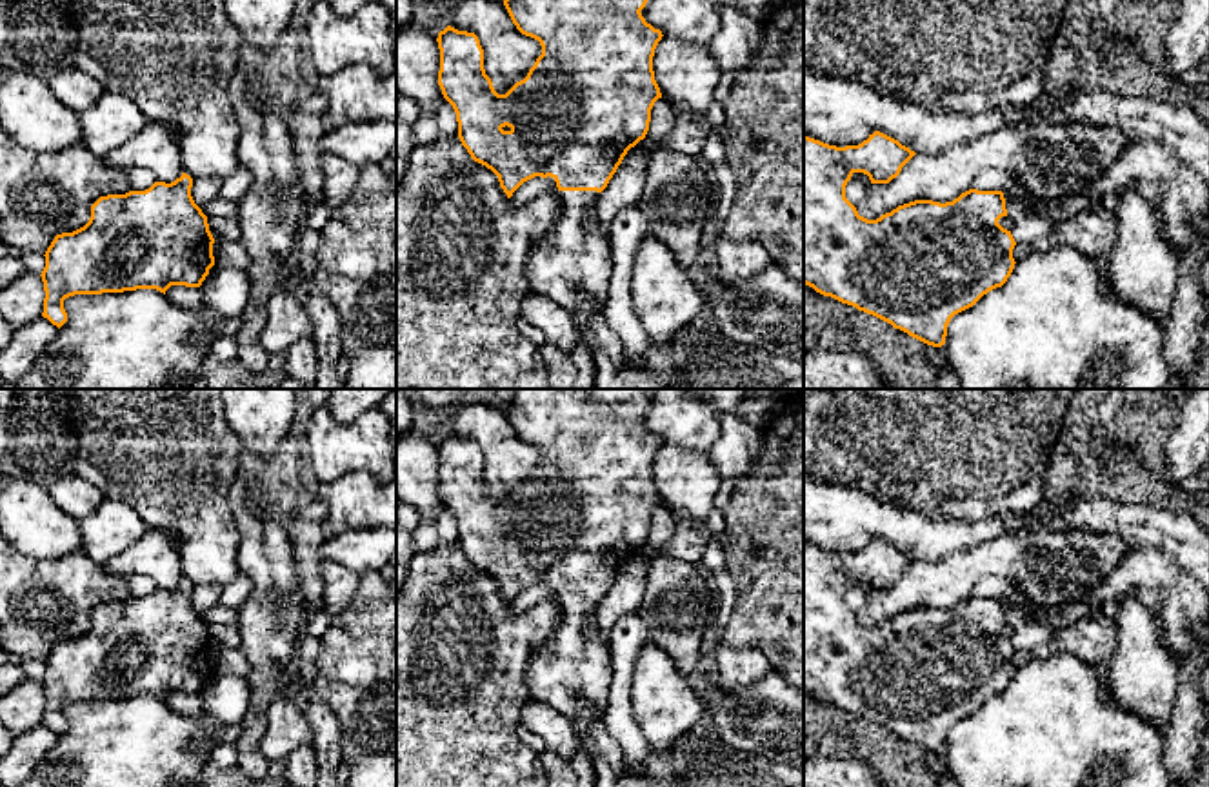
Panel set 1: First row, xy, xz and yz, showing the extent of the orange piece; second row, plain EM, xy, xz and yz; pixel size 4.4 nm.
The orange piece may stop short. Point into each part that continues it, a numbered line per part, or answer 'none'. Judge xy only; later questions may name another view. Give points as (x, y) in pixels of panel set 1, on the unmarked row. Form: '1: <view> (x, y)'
none

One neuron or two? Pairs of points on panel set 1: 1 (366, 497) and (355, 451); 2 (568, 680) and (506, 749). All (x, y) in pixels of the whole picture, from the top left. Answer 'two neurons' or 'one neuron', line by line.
1: two neurons
2: two neurons

